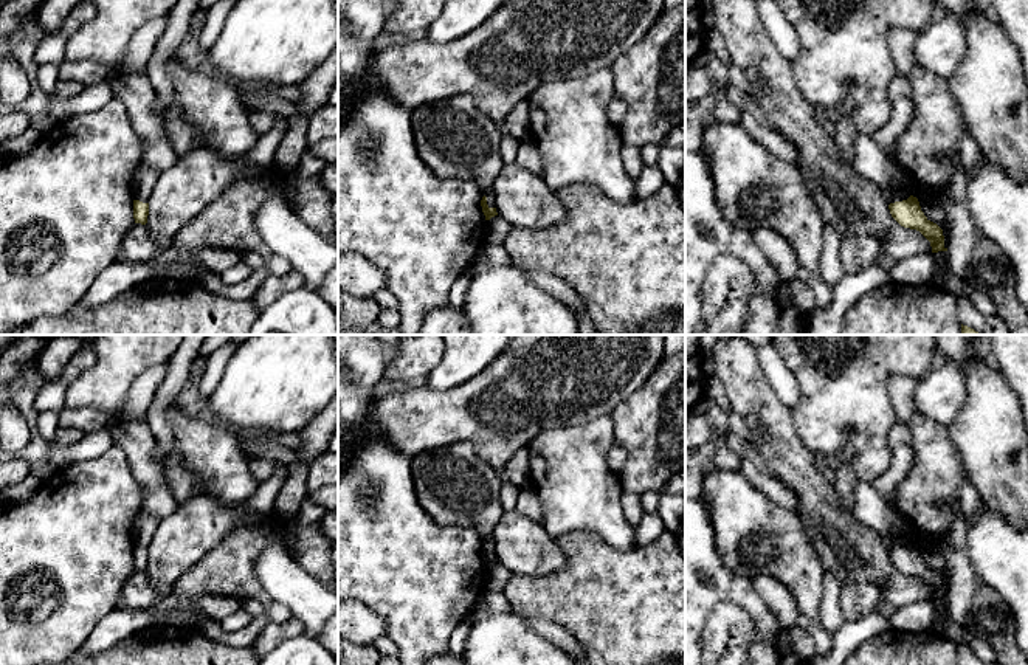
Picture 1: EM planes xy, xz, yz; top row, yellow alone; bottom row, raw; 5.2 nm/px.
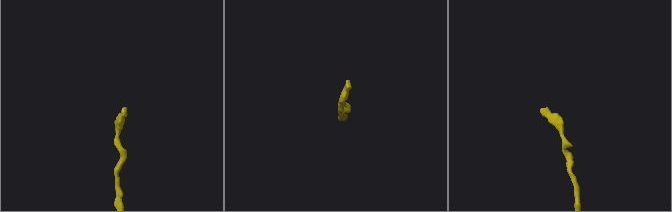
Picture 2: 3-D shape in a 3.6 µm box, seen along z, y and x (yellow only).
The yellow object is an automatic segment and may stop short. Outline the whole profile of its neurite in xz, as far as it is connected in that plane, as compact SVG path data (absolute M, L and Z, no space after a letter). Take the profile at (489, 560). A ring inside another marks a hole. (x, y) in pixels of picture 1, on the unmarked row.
M493 535L484 538L481 553L482 553L482 560L485 563L485 567L490 567L492 564L498 563L498 560L496 560L496 543L495 543Z

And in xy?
M141 510L133 521L133 566L135 570L146 572L149 563L149 544L160 524L158 518Z

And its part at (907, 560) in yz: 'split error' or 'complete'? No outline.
split error

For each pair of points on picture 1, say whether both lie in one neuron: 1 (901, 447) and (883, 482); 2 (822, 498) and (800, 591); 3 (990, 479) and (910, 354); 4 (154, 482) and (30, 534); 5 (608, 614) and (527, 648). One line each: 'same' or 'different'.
1: same
2: different
3: different
4: different
5: different

